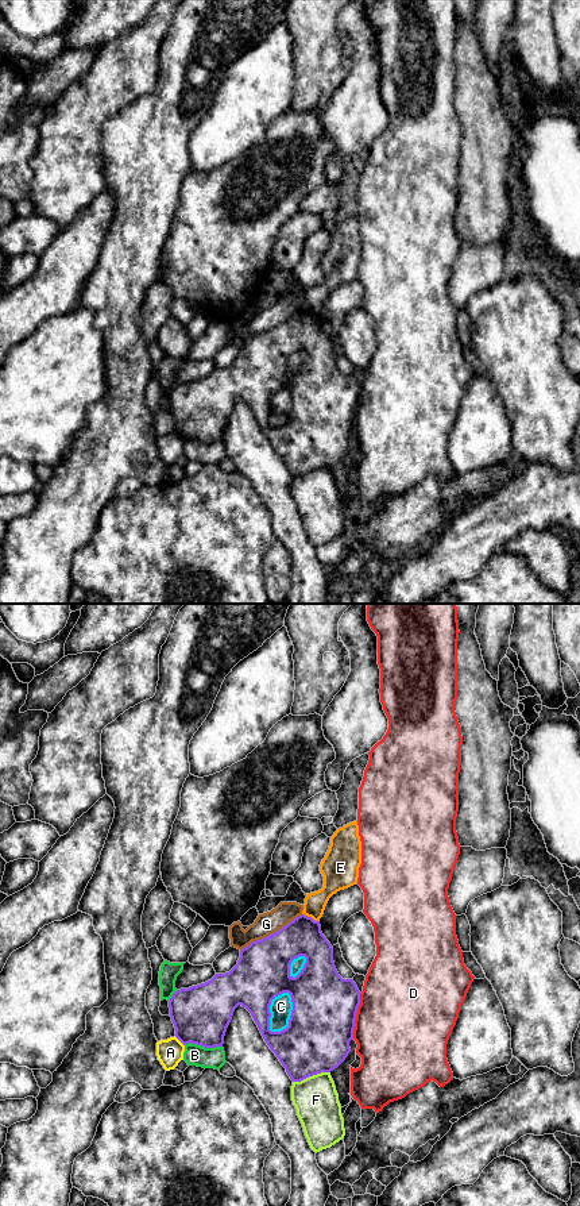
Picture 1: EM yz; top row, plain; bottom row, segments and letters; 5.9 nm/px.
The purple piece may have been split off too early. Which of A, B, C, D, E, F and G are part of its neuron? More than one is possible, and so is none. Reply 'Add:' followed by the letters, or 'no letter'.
Add: no letter

